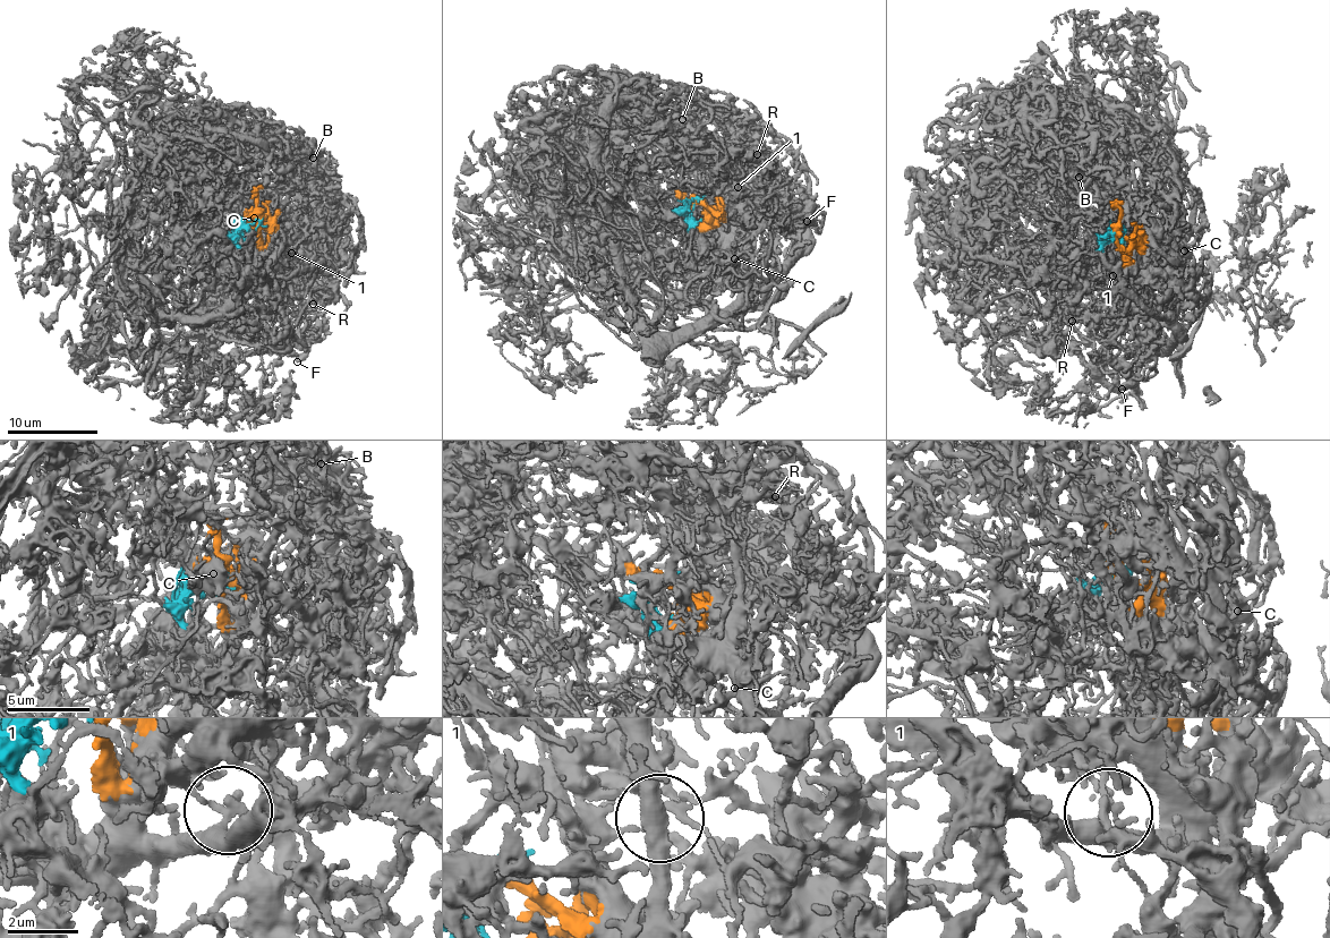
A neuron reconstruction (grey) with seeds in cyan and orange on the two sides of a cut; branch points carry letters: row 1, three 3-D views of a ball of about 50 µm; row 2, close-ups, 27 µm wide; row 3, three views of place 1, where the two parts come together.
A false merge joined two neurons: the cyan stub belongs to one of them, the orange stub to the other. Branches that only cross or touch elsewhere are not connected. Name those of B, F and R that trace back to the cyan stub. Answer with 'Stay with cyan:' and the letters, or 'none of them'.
Stay with cyan: F, R

